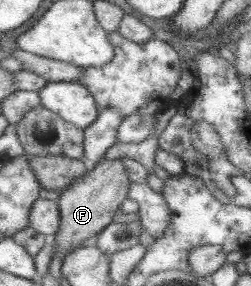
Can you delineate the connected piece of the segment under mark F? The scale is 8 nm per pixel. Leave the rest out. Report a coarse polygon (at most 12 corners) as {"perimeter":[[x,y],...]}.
{"perimeter":[[107,159],[63,191],[55,252],[113,224],[132,180]]}

